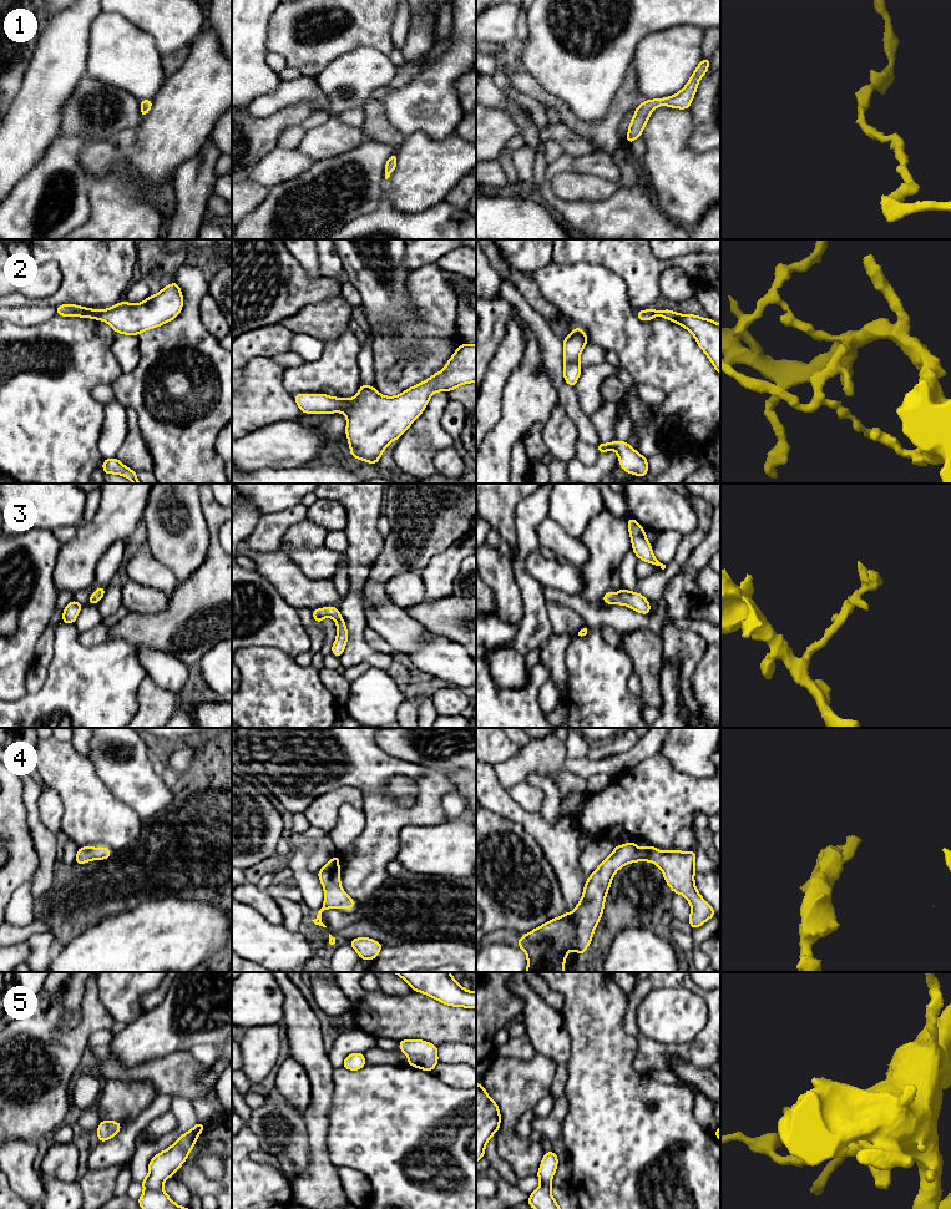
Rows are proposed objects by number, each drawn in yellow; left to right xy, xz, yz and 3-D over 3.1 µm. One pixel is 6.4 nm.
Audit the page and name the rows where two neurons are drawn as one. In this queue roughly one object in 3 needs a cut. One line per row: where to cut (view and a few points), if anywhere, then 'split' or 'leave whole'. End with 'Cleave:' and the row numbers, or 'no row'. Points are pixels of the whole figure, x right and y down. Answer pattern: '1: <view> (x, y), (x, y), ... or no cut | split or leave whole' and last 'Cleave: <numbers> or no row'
1: no cut | leave whole
2: no cut | leave whole
3: no cut | leave whole
4: no cut | leave whole
5: no cut | leave whole
Cleave: no row

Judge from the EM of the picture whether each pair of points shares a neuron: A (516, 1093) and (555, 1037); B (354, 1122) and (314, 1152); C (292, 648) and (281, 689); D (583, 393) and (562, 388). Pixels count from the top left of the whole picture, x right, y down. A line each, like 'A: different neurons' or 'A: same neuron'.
A: different neurons
B: different neurons
C: different neurons
D: different neurons

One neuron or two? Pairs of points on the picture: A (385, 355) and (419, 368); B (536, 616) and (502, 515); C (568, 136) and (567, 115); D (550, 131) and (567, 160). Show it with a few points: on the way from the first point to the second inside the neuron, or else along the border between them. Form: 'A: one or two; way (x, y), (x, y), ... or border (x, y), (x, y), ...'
A: one; way (383, 370), (383, 378), (389, 384), (404, 382)
B: two; border (515, 524), (516, 554), (511, 560)
C: two; border (561, 122), (592, 143)
D: two; border (593, 151), (578, 156), (563, 152)

